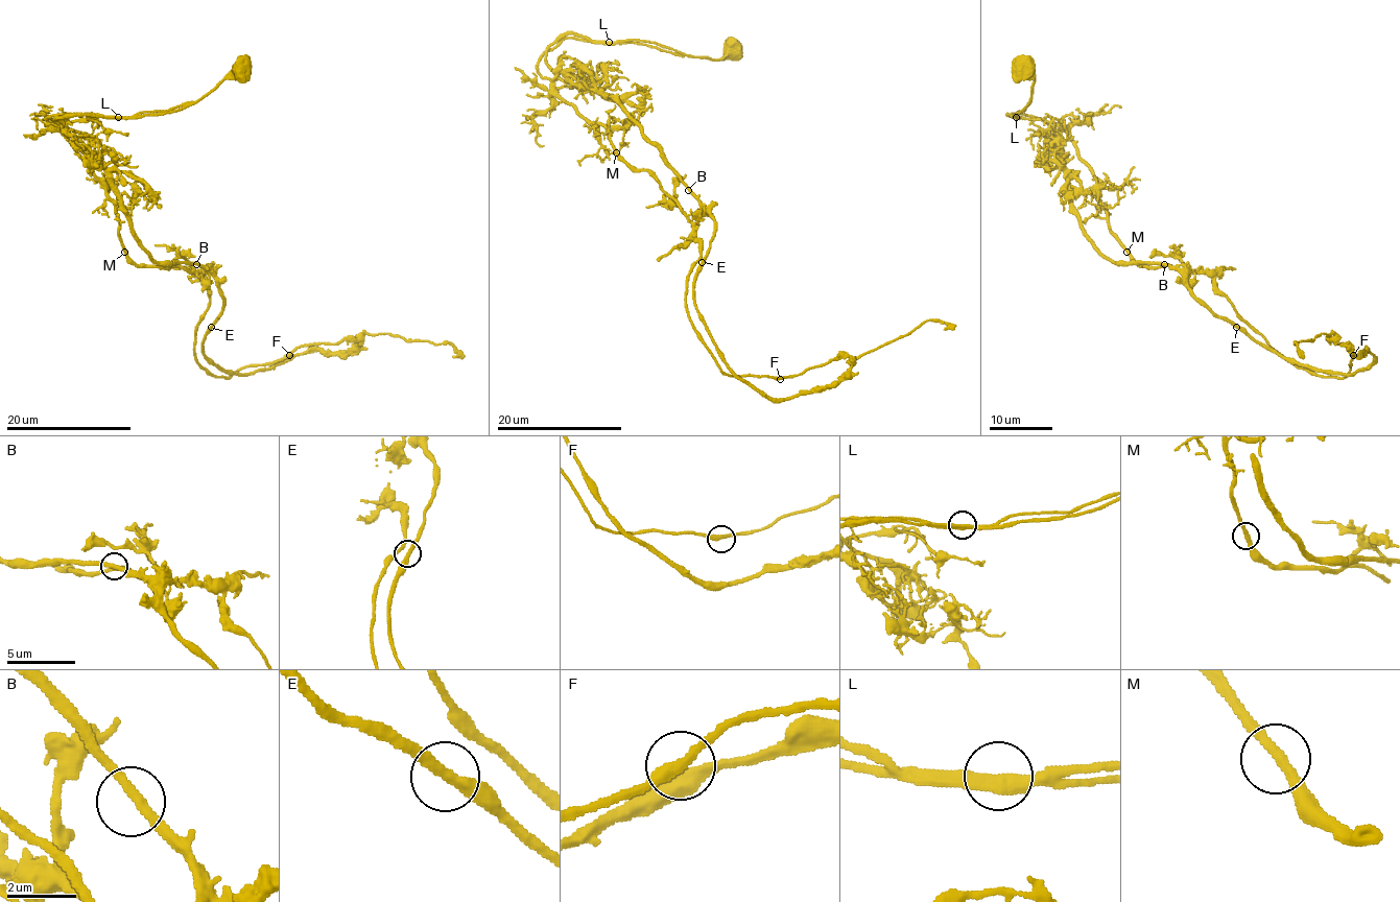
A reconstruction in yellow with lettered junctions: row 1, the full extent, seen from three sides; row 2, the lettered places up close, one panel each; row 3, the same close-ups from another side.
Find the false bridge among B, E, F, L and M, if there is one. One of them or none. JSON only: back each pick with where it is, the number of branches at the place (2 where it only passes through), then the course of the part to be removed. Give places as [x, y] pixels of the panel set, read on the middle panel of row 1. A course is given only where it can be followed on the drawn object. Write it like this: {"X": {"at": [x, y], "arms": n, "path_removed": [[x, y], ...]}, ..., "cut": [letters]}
{"L": {"at": [609, 42], "arms": 2, "path_removed": [[610, 41], [563, 38], [538, 72], [691, 222], [686, 312], [717, 366], [788, 377], [928, 319], [953, 329]]}, "cut": ["L"]}

